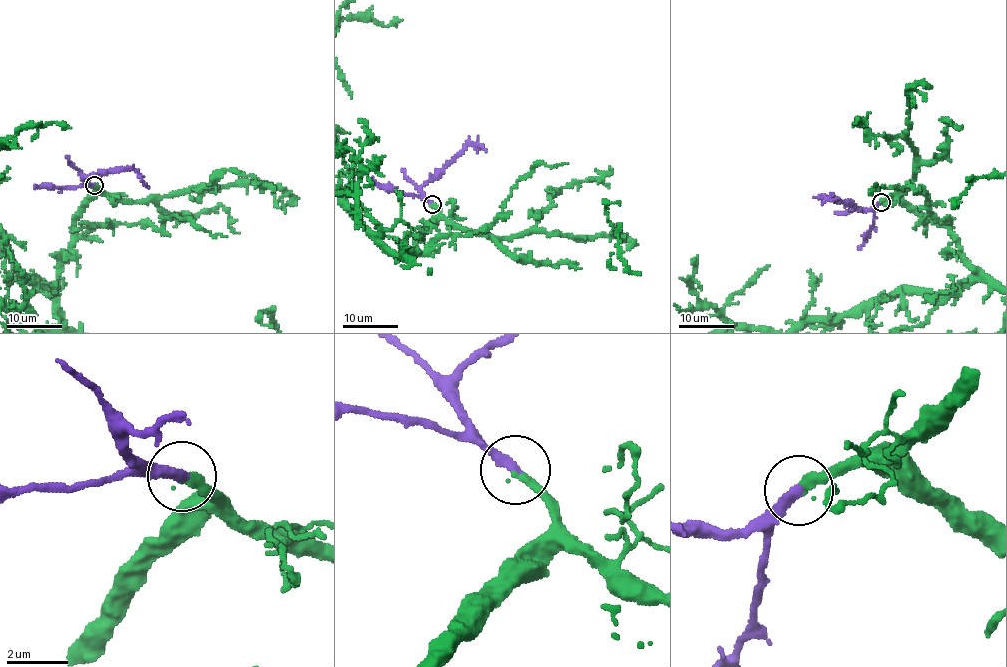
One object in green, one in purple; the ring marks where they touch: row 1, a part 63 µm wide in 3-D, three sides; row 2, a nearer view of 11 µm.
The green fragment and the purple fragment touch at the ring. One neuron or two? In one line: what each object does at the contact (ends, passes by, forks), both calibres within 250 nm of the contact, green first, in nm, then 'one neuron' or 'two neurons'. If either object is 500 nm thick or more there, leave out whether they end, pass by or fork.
green ends | purple ends | 280/360 nm | one neuron

